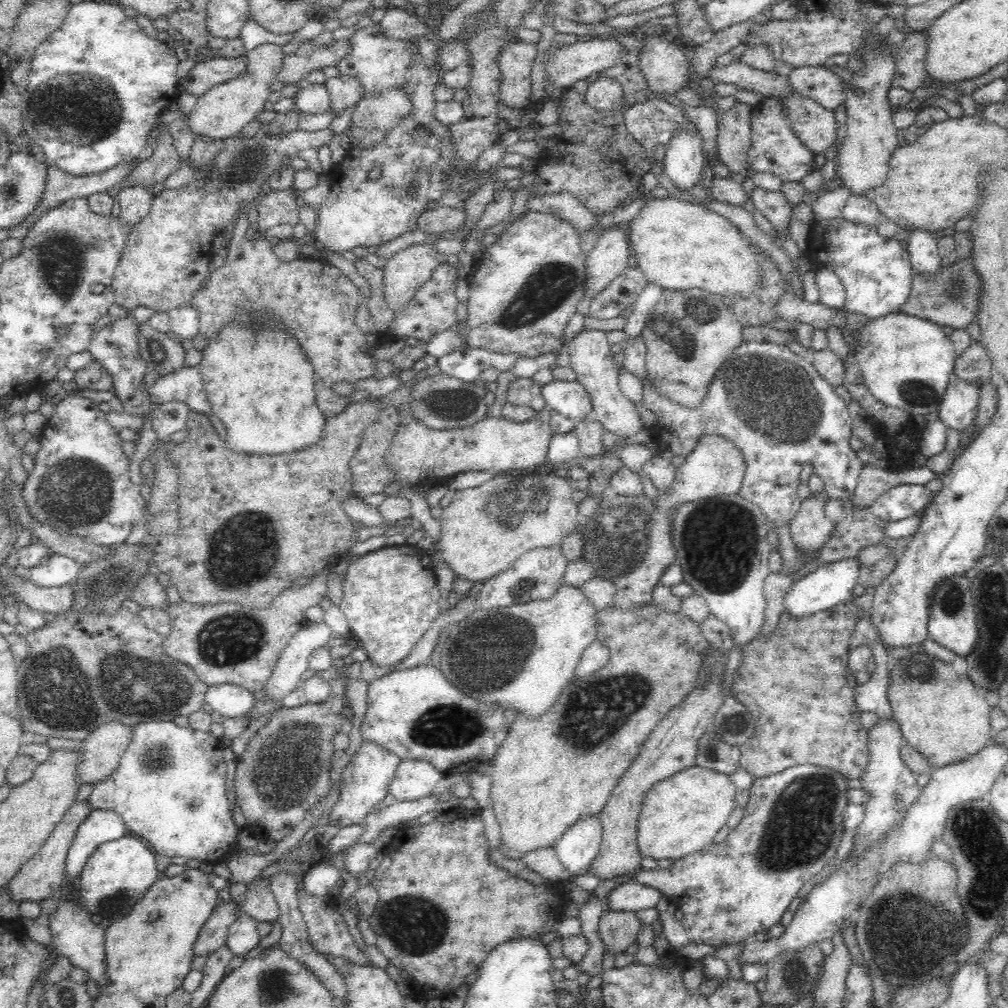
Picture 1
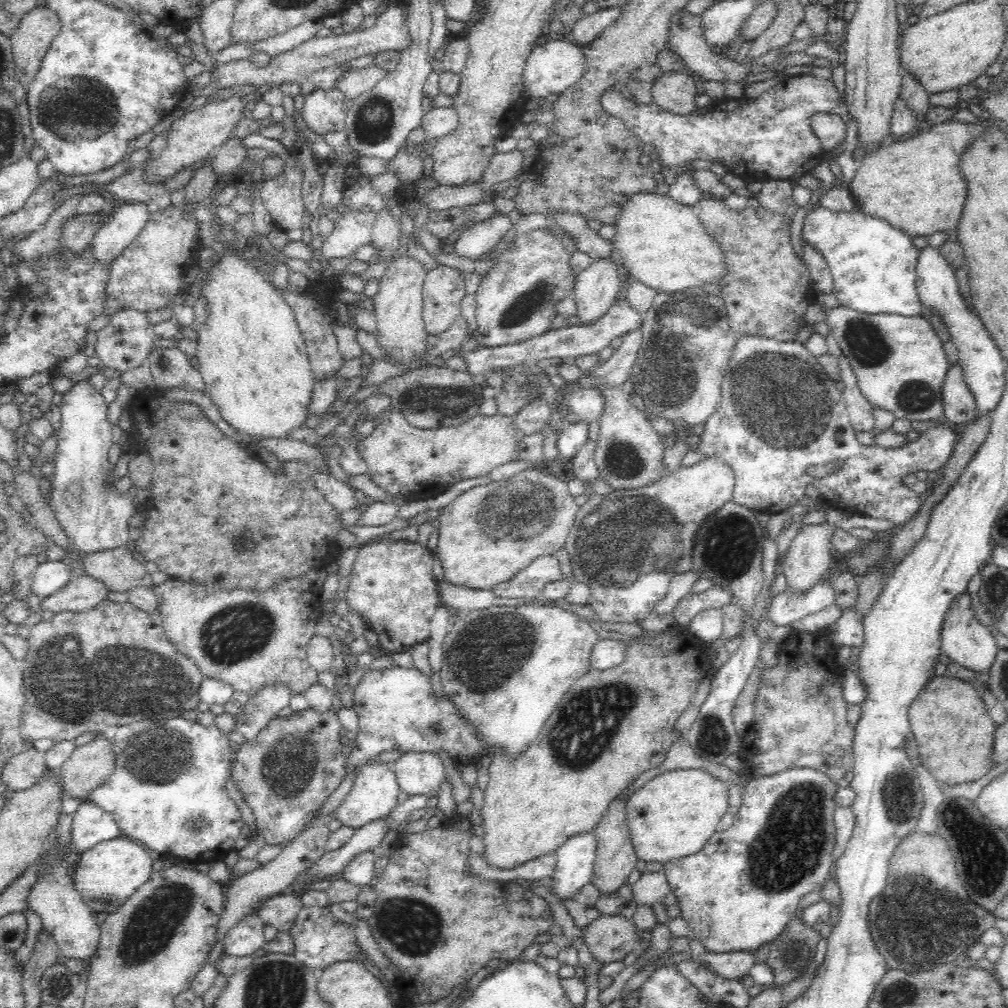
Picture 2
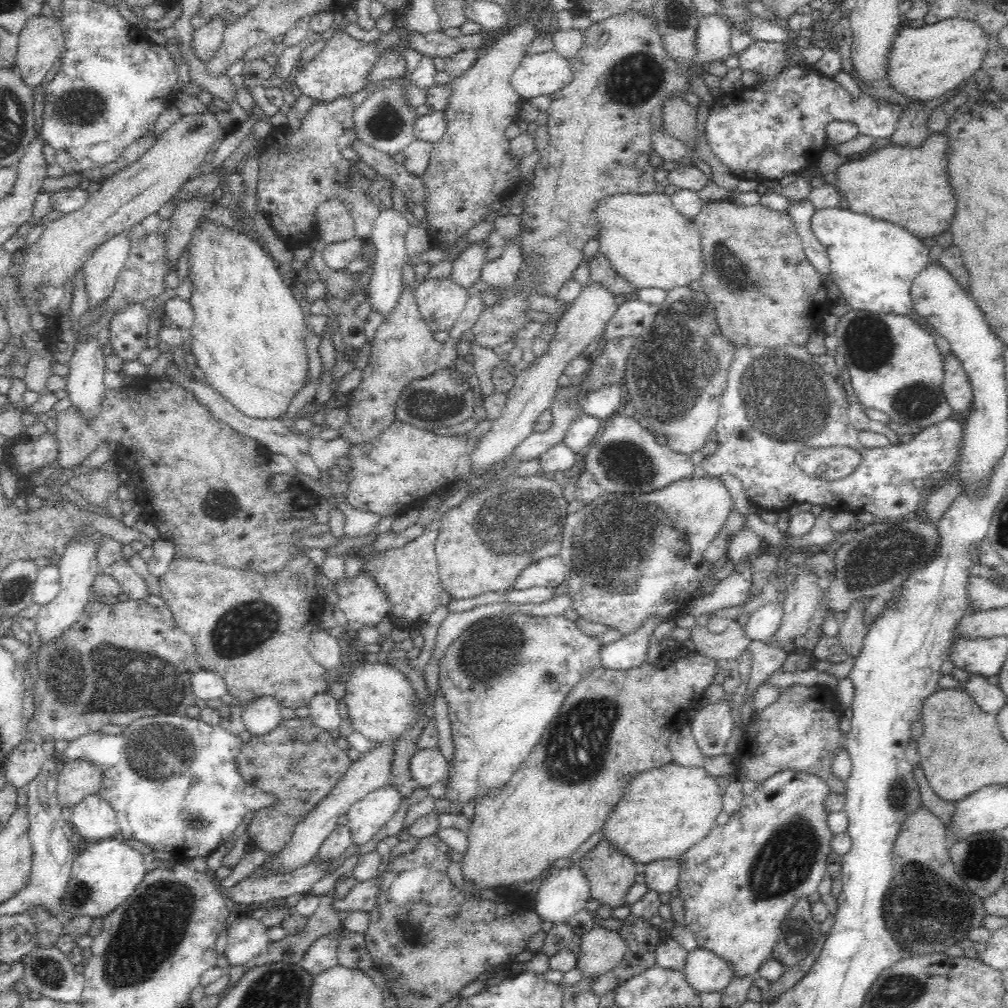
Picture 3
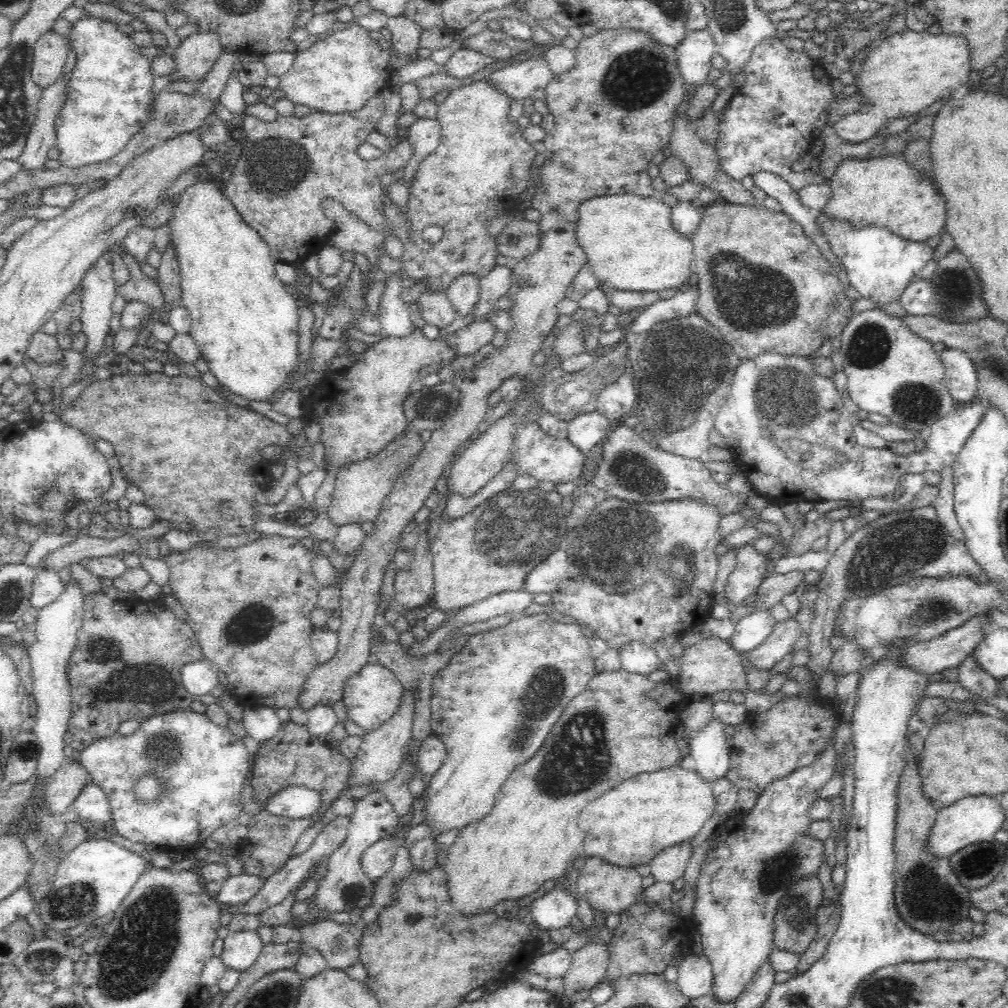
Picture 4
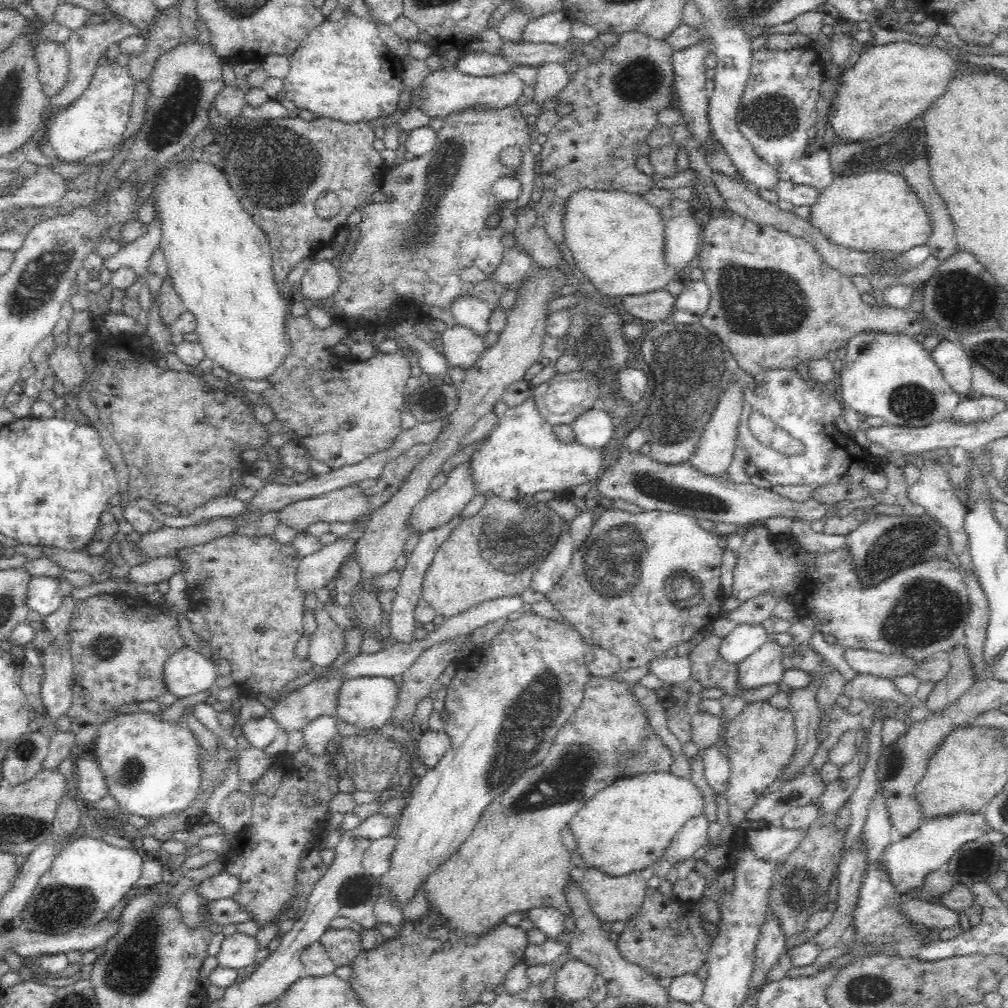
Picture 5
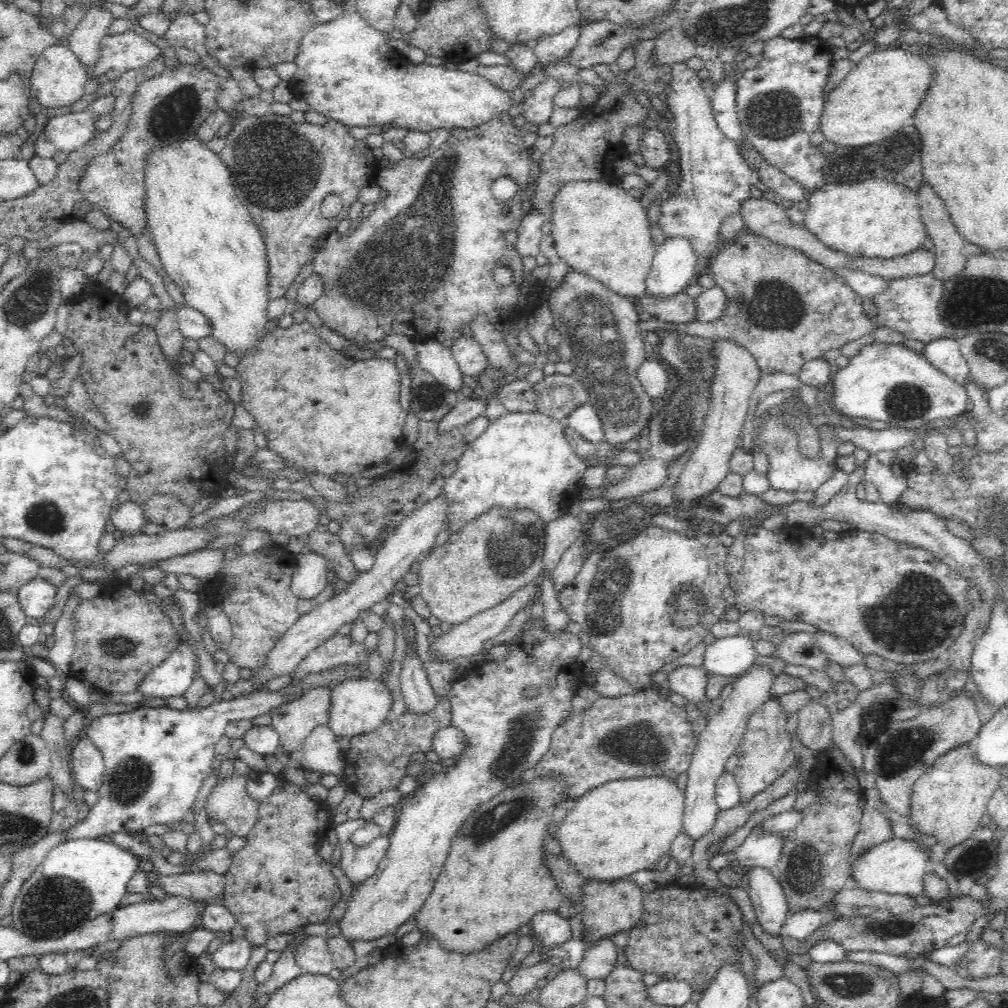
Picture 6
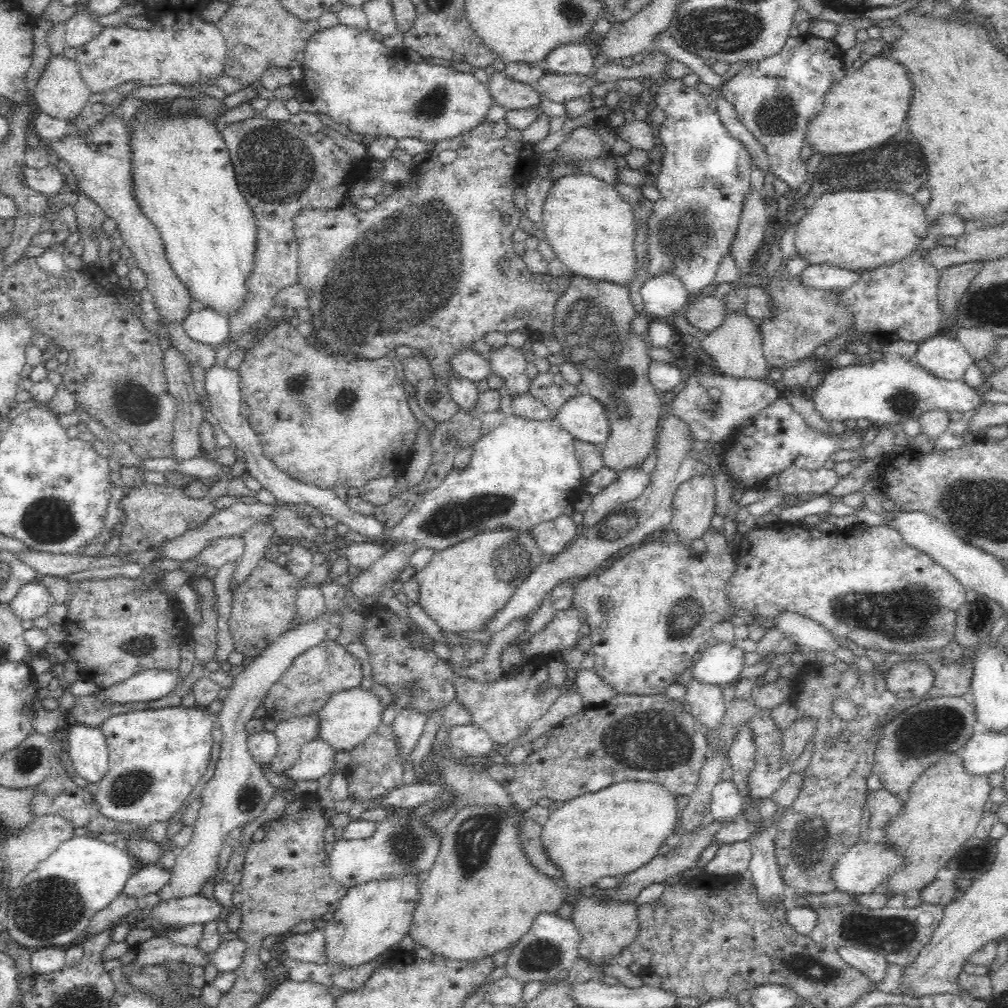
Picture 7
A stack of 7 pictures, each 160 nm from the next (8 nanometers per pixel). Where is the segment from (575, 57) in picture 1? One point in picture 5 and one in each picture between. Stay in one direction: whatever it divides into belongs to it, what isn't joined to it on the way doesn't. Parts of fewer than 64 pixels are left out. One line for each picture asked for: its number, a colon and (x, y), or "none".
2: (554, 65)
3: (540, 74)
4: (521, 79)
5: (445, 92)

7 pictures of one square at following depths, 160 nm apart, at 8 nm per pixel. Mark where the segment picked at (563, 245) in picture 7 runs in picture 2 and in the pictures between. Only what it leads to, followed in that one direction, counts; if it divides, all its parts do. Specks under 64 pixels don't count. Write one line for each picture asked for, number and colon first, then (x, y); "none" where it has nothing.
2: (663, 244)
3: (648, 242)
4: (631, 245)
5: (616, 238)
6: (599, 229)

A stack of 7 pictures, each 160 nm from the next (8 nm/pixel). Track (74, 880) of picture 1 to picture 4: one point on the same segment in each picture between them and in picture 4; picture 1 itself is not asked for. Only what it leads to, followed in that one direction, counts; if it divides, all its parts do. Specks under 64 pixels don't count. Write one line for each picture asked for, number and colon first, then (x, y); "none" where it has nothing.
2: (91, 825)
3: (93, 818)
4: (92, 806)

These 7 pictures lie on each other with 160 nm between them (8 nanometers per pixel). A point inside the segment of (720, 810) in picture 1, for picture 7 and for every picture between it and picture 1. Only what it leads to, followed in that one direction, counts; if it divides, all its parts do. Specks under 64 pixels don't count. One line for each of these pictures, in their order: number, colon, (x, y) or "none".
2: (673, 815)
3: (664, 811)
4: (639, 818)
5: (624, 829)
6: (625, 825)
7: (614, 831)

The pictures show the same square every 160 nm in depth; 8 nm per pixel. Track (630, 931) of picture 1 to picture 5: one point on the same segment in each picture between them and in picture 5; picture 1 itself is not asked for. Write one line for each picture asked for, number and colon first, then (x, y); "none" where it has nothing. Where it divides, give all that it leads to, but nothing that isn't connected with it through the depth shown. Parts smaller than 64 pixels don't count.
2: (610, 937)
3: (601, 949)
4: (589, 963)
5: (573, 980)

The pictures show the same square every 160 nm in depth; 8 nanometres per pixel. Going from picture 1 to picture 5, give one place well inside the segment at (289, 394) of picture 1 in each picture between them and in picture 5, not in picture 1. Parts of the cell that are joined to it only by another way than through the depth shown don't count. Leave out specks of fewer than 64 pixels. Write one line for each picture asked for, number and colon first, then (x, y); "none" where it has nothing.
2: (253, 361)
3: (248, 336)
4: (245, 326)
5: (219, 259)

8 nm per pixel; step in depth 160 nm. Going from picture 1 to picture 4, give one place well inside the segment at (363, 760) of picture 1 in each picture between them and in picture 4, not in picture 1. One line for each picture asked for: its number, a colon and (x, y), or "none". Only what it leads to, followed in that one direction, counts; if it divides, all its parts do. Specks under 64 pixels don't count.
2: (374, 793)
3: (370, 813)
4: (345, 886)

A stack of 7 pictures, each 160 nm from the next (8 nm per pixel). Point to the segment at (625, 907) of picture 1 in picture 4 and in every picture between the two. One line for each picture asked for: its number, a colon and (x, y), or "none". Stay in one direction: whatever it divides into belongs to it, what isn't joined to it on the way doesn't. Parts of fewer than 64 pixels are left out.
2: (652, 887)
3: (661, 876)
4: (670, 864)

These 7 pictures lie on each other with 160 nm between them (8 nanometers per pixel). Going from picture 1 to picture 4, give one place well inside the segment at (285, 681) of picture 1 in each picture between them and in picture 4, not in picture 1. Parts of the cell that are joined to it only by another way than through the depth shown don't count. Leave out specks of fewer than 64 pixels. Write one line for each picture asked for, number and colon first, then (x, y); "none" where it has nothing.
2: (253, 717)
3: (262, 714)
4: (261, 722)

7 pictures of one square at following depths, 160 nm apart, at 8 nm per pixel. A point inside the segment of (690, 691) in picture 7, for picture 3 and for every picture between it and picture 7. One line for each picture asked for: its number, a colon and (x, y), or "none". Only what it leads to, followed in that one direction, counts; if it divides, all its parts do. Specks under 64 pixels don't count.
3: (621, 654)
4: (637, 657)
5: (670, 671)
6: (688, 681)

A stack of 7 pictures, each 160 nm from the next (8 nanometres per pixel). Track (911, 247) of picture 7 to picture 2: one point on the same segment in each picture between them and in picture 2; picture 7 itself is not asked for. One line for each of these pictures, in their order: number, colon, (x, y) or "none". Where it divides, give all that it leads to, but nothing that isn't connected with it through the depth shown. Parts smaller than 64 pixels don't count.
2: (916, 185)
3: (908, 186)
4: (884, 191)
5: (876, 210)
6: (876, 217)

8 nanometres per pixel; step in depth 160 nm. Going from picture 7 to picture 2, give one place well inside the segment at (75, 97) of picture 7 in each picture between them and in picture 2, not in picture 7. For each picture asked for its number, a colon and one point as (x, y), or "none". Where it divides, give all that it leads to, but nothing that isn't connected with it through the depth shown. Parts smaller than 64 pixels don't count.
2: (31, 39)
3: (40, 42)
4: (50, 51)
5: (52, 59)
6: (58, 79)

